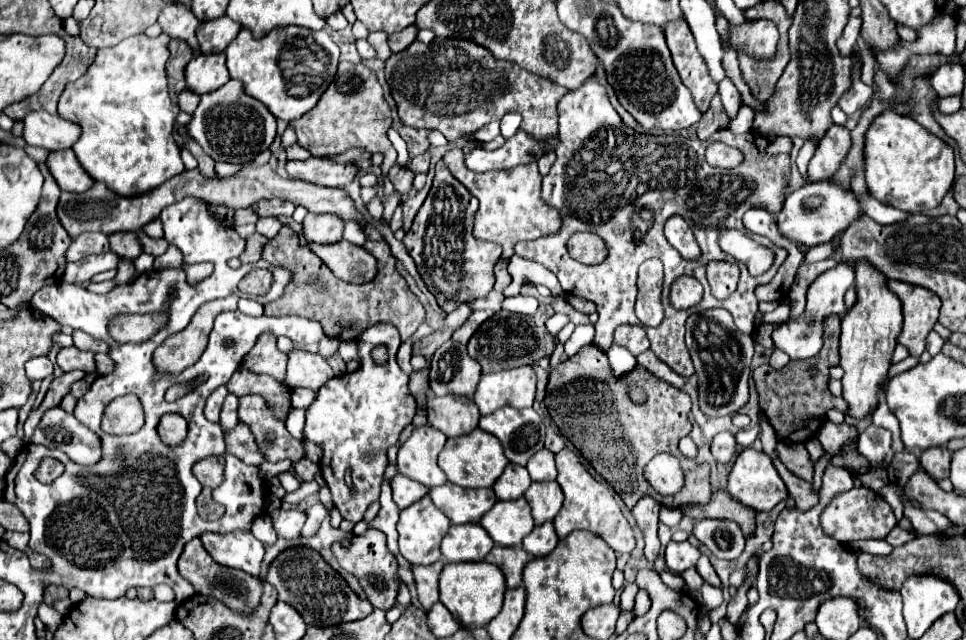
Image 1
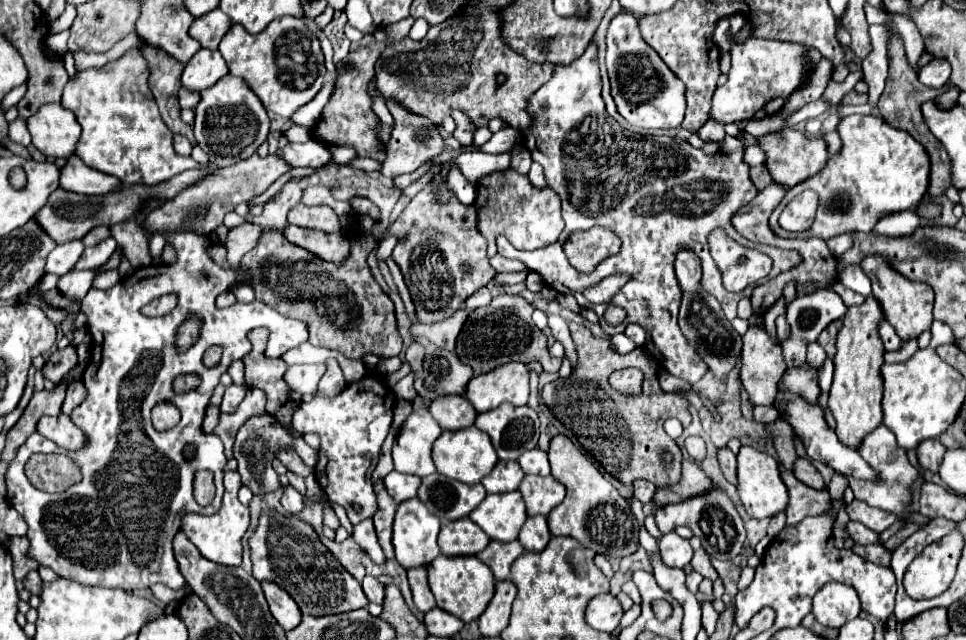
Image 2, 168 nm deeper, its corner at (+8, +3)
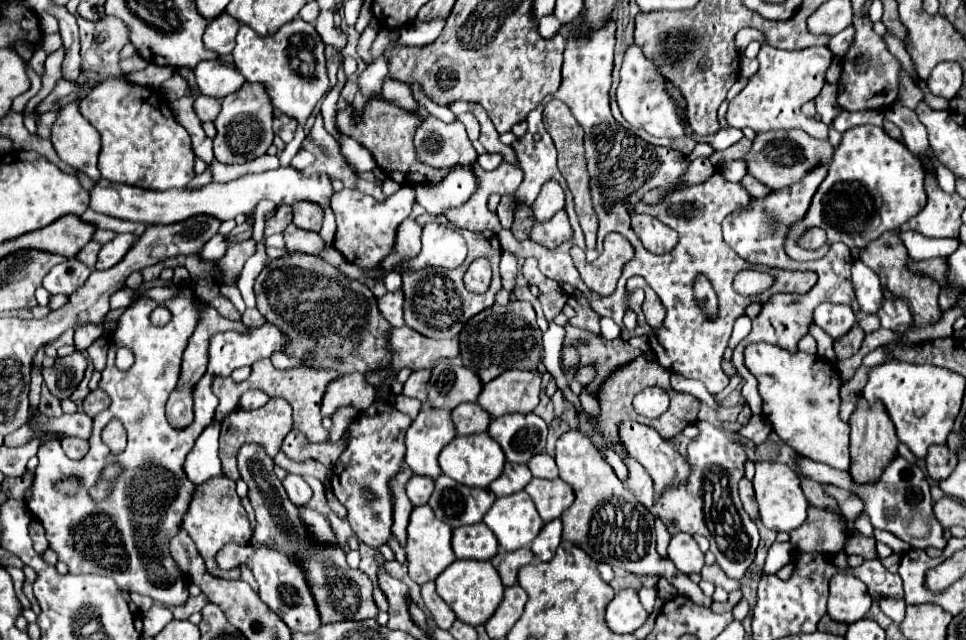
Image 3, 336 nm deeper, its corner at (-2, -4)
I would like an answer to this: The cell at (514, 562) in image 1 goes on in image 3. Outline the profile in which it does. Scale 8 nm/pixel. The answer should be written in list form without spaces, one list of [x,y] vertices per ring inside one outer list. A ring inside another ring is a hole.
[[[524,547],[524,549],[516,549],[516,551],[496,553],[496,557],[492,559],[492,565],[498,569],[502,583],[506,587],[510,587],[518,581],[518,569],[528,565],[532,559],[534,559],[534,553],[528,547]]]

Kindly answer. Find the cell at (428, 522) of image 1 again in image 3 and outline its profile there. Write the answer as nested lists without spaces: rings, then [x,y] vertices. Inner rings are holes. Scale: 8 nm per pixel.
[[[428,505],[414,507],[410,515],[408,537],[406,537],[406,565],[412,581],[416,581],[418,585],[426,581],[434,581],[456,559],[450,547],[450,537],[452,537],[452,527],[440,521]]]

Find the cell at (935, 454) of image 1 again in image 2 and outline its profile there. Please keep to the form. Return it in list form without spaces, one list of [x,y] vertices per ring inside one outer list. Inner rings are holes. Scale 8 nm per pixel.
[[[922,440],[916,448],[916,454],[918,454],[920,468],[930,470],[930,472],[938,472],[942,458],[946,454],[946,448],[938,440]]]

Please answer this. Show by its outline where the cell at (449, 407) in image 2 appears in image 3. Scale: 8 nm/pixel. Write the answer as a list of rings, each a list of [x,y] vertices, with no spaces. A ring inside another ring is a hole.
[[[478,403],[458,405],[458,409],[452,411],[452,423],[460,435],[474,435],[488,429],[490,415]]]

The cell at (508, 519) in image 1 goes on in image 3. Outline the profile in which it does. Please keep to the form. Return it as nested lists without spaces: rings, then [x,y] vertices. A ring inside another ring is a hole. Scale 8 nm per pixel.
[[[524,491],[496,499],[484,515],[484,523],[492,529],[500,547],[506,551],[530,547],[532,539],[544,525],[532,499]]]

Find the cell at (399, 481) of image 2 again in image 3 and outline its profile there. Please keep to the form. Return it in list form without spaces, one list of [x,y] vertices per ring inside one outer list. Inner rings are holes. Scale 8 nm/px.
[[[412,475],[410,481],[406,483],[406,495],[410,499],[412,505],[424,505],[428,503],[430,495],[434,489],[434,481],[430,477],[420,477],[420,475]]]

